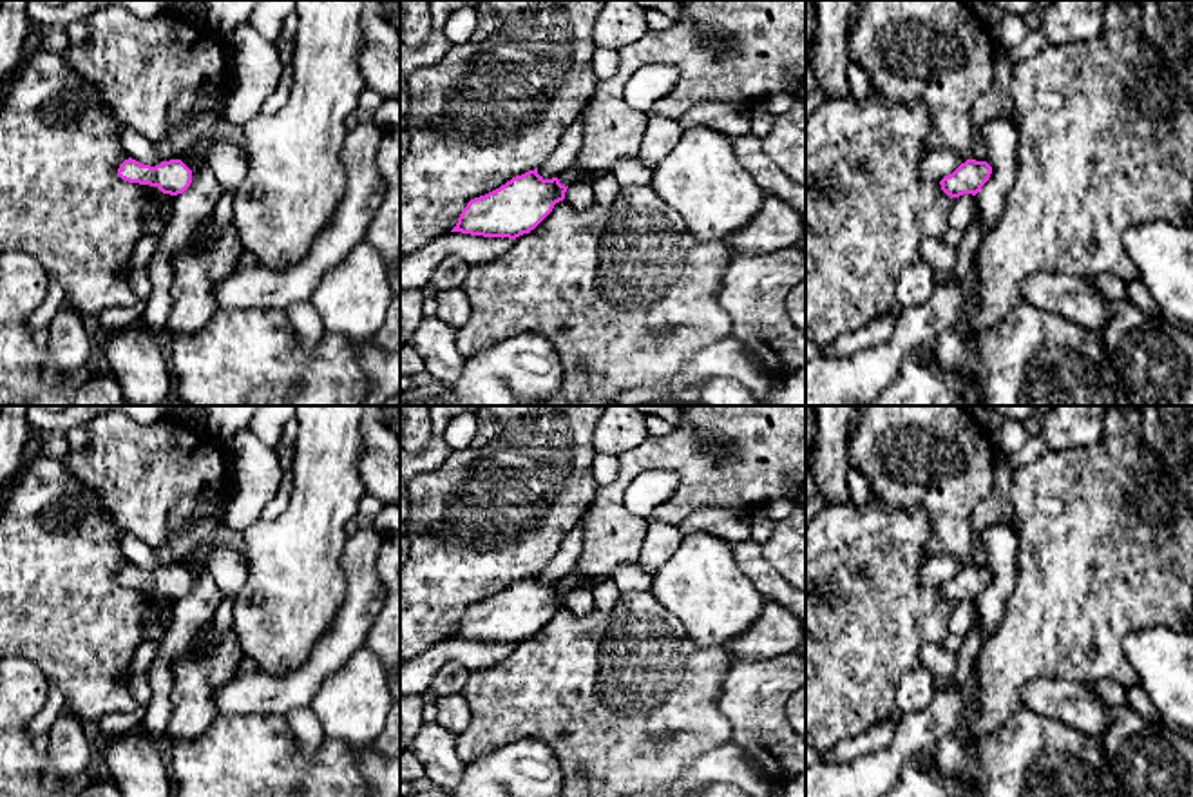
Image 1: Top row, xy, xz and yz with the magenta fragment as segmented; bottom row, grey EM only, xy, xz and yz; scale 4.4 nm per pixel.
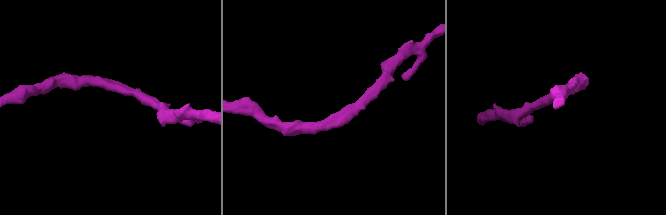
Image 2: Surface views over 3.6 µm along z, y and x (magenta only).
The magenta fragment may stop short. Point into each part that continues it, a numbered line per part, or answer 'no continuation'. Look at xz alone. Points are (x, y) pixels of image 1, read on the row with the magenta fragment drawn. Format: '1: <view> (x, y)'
no continuation

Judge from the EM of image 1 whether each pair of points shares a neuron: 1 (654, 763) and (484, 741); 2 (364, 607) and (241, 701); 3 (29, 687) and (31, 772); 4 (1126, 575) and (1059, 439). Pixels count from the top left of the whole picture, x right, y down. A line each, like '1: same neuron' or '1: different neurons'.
1: same neuron
2: same neuron
3: same neuron
4: different neurons

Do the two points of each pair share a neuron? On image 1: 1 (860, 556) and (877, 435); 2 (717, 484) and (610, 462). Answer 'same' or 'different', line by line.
1: different
2: different

